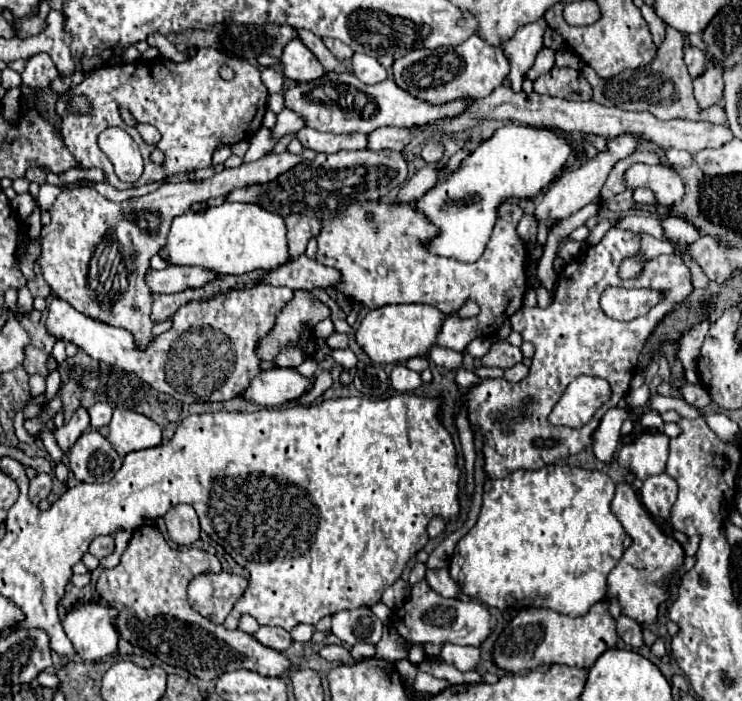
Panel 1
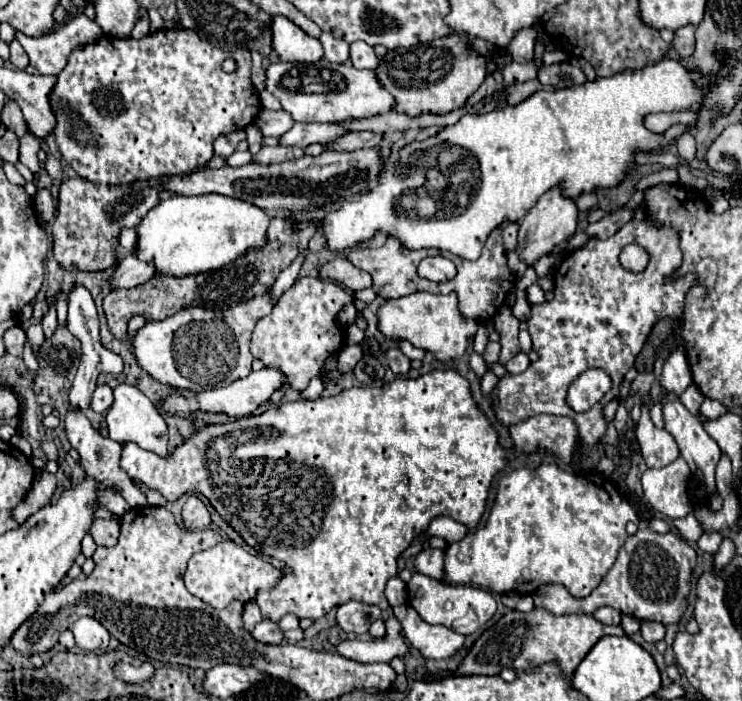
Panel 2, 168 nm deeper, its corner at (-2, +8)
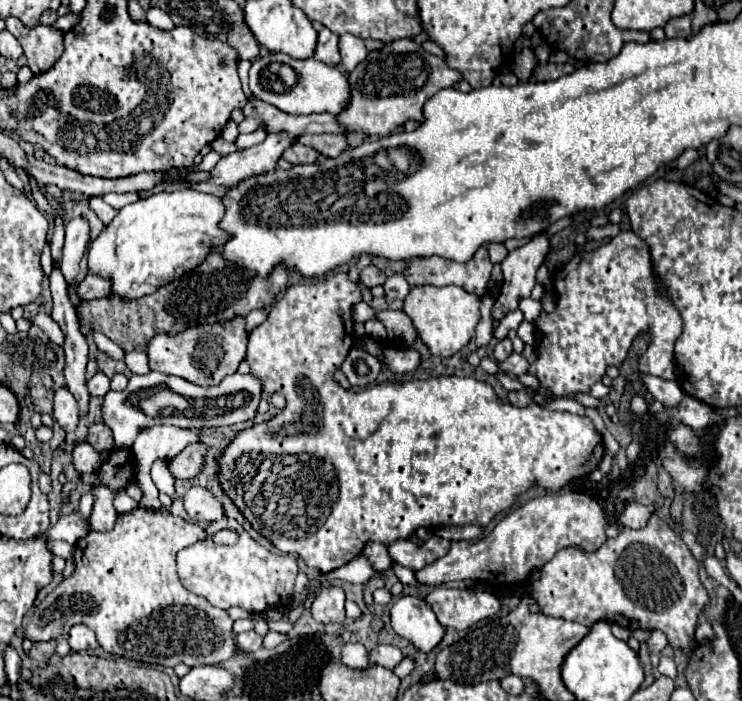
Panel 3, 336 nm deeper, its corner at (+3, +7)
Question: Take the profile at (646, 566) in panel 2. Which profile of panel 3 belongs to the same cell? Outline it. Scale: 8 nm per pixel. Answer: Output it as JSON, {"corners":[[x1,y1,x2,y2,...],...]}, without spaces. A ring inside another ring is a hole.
{"corners":[[652,514,648,524,640,530,632,530,626,526,620,528,620,534,616,538,608,538,594,552,588,552,576,546,558,550,556,556,544,564,542,578,532,582,530,590,546,616,574,620,588,628,600,620,606,620,606,622,620,624,628,630,638,630,638,628,662,630,672,648,680,648,688,654,692,654,692,650,696,648,694,630,696,630,698,616,710,604,710,596,698,576,696,558,682,542,682,536,674,532,656,514]]}

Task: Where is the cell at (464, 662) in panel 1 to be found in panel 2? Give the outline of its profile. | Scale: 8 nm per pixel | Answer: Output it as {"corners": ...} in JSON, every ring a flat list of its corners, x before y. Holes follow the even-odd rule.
{"corners":[[409,605,393,607,397,619,405,627,407,641,425,657,425,659,449,659,465,643,465,637,447,629,443,625,425,623]]}

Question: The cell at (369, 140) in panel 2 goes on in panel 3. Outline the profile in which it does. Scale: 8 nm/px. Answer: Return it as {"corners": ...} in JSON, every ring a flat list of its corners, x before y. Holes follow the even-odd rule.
{"corners":[[304,134,304,136,296,136,294,142,312,146,326,158,338,156,340,152,344,152,348,148,344,134]]}

